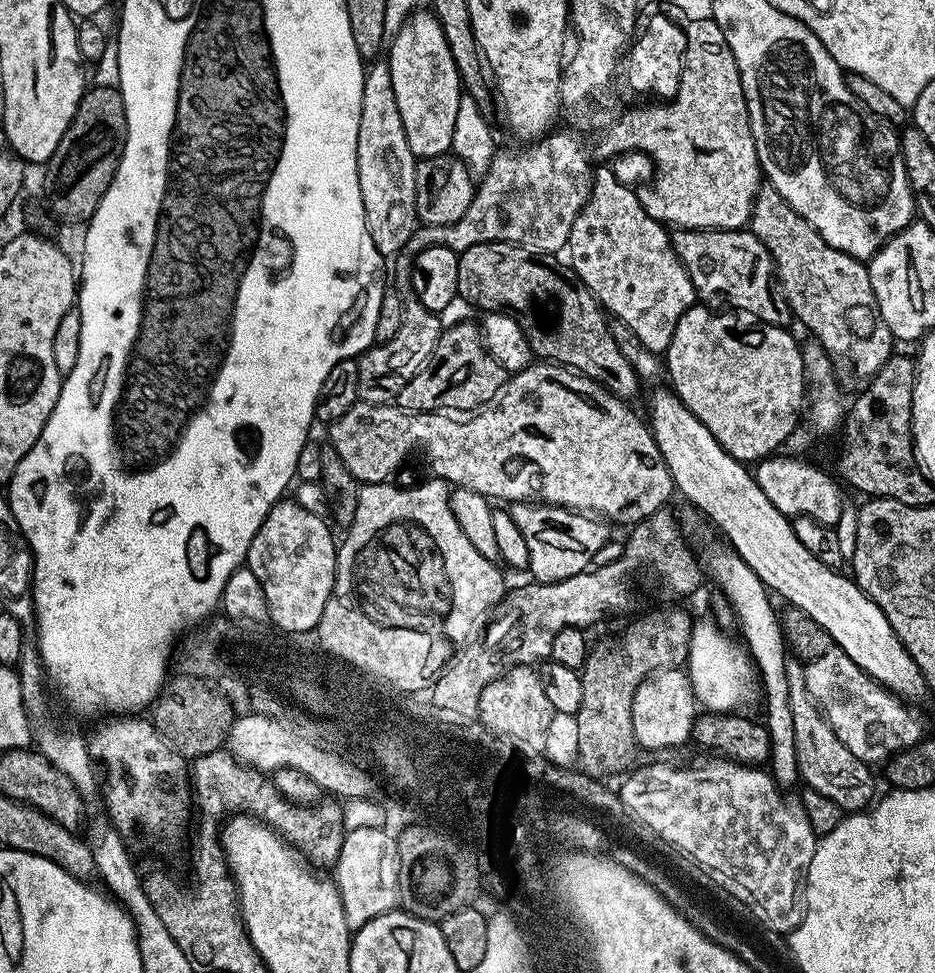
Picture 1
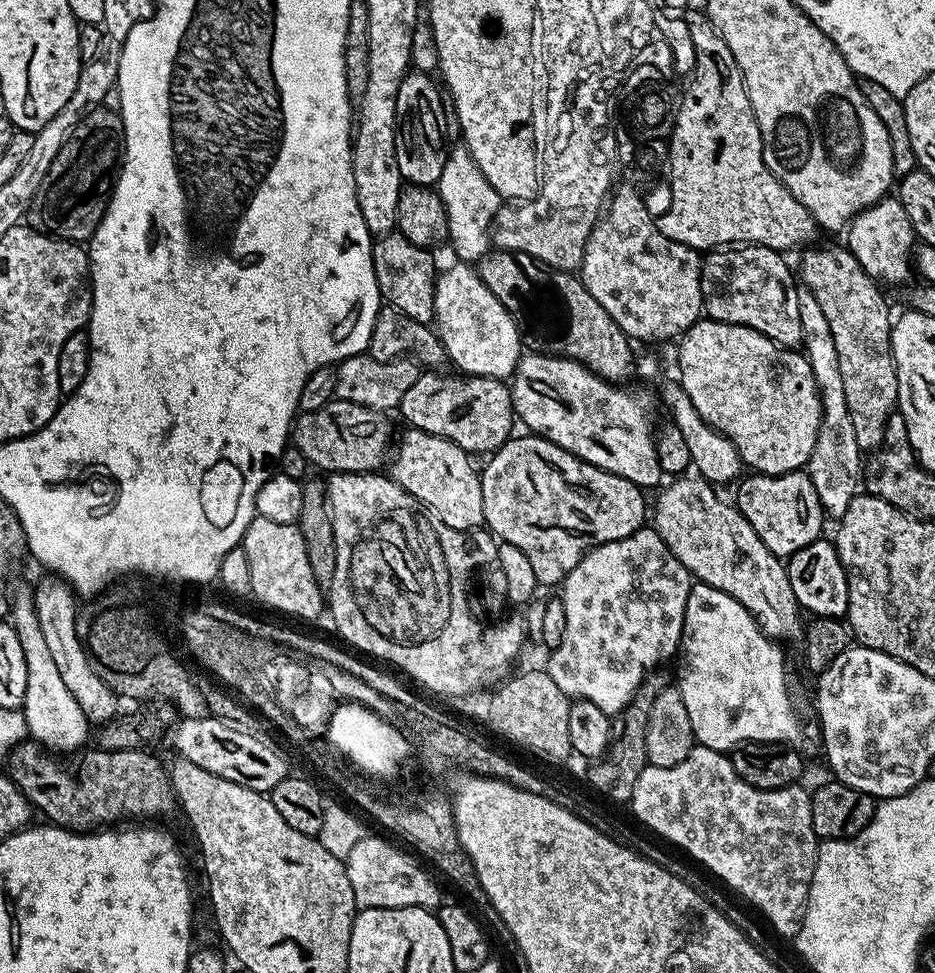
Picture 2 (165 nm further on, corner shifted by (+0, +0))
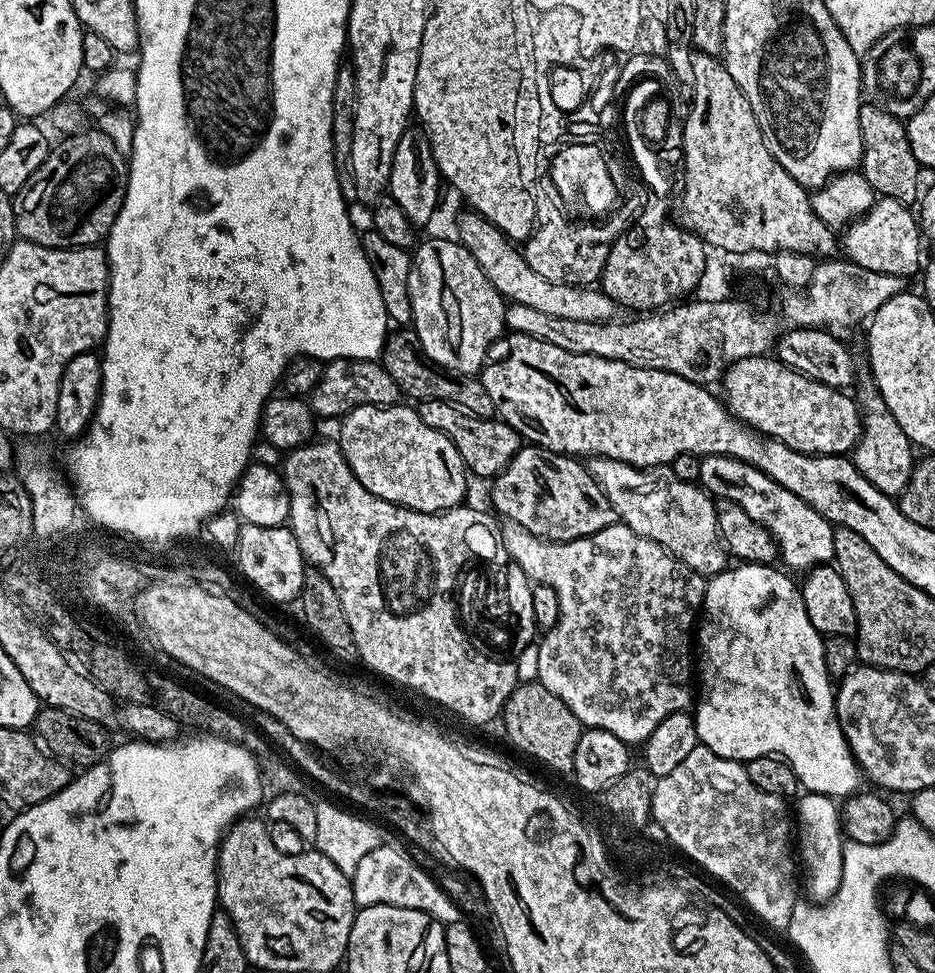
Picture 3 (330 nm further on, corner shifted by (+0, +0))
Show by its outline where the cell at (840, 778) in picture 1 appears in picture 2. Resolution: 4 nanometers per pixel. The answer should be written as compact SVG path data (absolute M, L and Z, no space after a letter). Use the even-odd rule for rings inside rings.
M688 478L673 479L669 488L661 487L656 509L653 512L651 509L650 520L662 542L666 542L674 558L678 558L678 562L682 562L682 566L686 566L686 570L699 583L714 586L714 590L722 590L722 594L730 594L730 598L738 601L756 619L756 625L765 636L777 642L799 641L802 636L802 609L794 598L794 590L790 590L785 561L766 550L766 542L754 534L754 526L750 526L750 522L746 522L746 518L742 518L742 514L729 501L727 504L713 485L699 478L684 479Z

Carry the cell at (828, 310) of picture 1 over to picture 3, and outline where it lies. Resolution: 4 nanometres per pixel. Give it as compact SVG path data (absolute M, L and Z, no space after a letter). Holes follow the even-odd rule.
M868 382L860 388L858 395L858 407L862 417L862 427L860 429L860 440L856 444L850 459L855 464L857 470L868 479L874 487L882 490L882 494L896 498L901 492L908 489L908 483L912 477L914 459L914 445L906 438L902 426L890 414L886 402L880 397L880 391L875 383Z

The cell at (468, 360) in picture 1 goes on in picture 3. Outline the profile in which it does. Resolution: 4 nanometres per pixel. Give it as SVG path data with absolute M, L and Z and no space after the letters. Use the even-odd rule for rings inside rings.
M442 400L419 401L418 411L426 425L440 431L457 447L462 462L473 477L495 478L512 461L514 454L518 454L522 446L522 437L505 420L480 419Z

